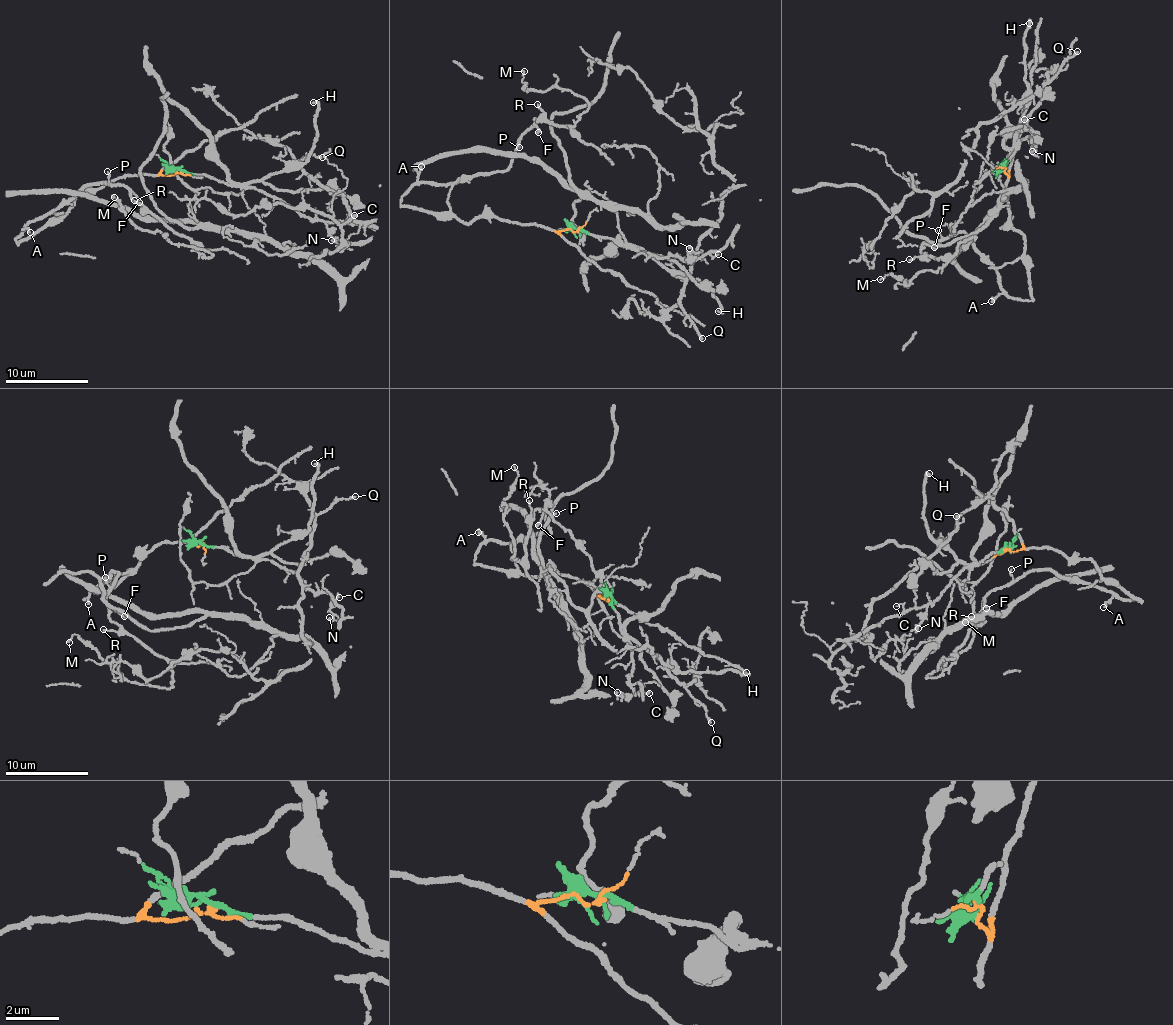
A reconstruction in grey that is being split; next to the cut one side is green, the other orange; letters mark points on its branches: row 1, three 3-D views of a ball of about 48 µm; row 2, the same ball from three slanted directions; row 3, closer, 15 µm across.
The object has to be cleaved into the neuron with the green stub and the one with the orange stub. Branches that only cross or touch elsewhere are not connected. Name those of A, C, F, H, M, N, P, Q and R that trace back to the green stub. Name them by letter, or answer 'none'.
C, H, N, Q

